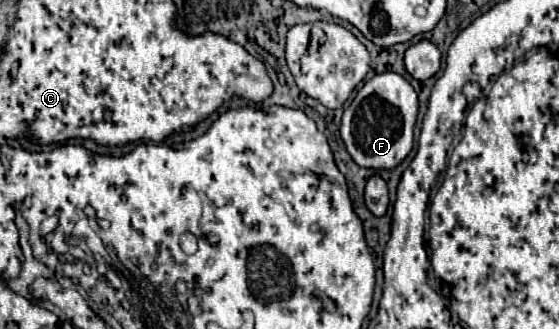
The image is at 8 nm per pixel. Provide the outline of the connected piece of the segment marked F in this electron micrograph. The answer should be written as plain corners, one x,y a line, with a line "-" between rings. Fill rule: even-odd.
382,72
370,78
344,110
340,136
346,144
346,150
354,158
354,162
362,168
374,170
390,170
400,164
408,152
412,150
412,136
414,124
418,116
418,94
412,84
396,74
396,72

